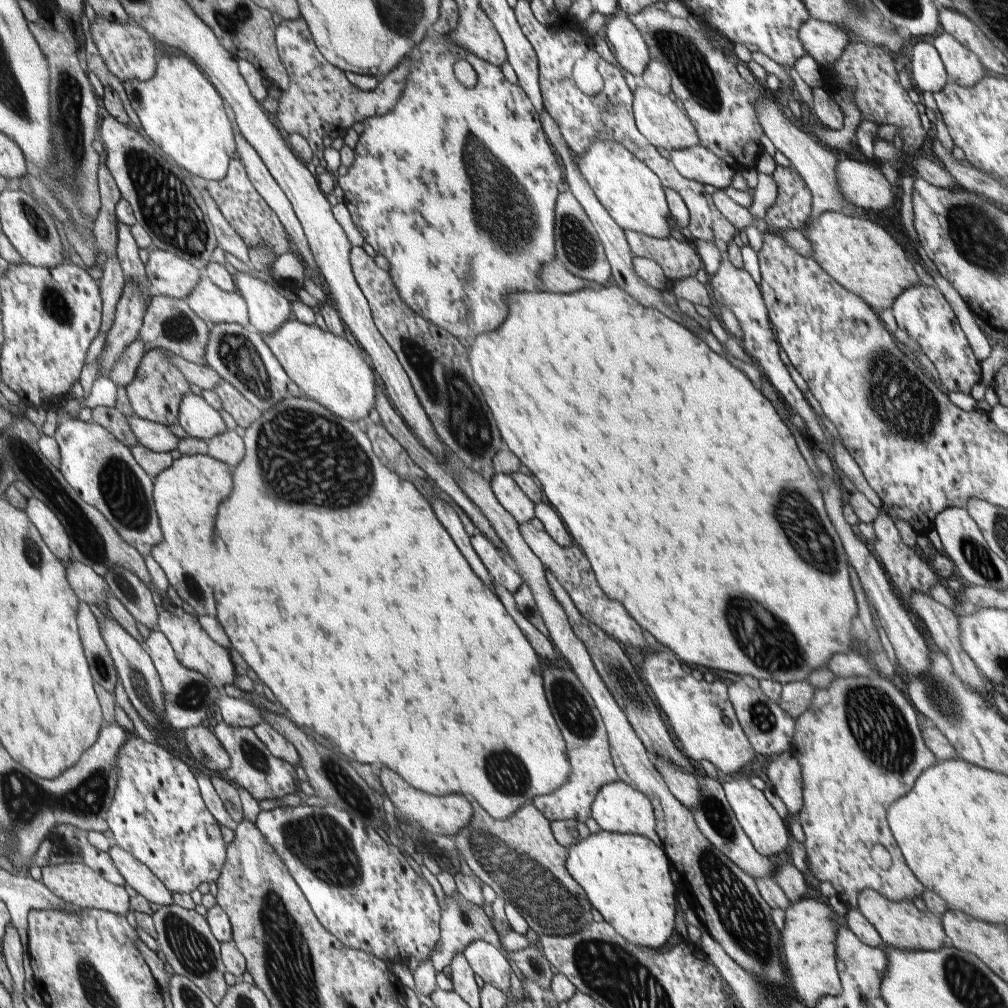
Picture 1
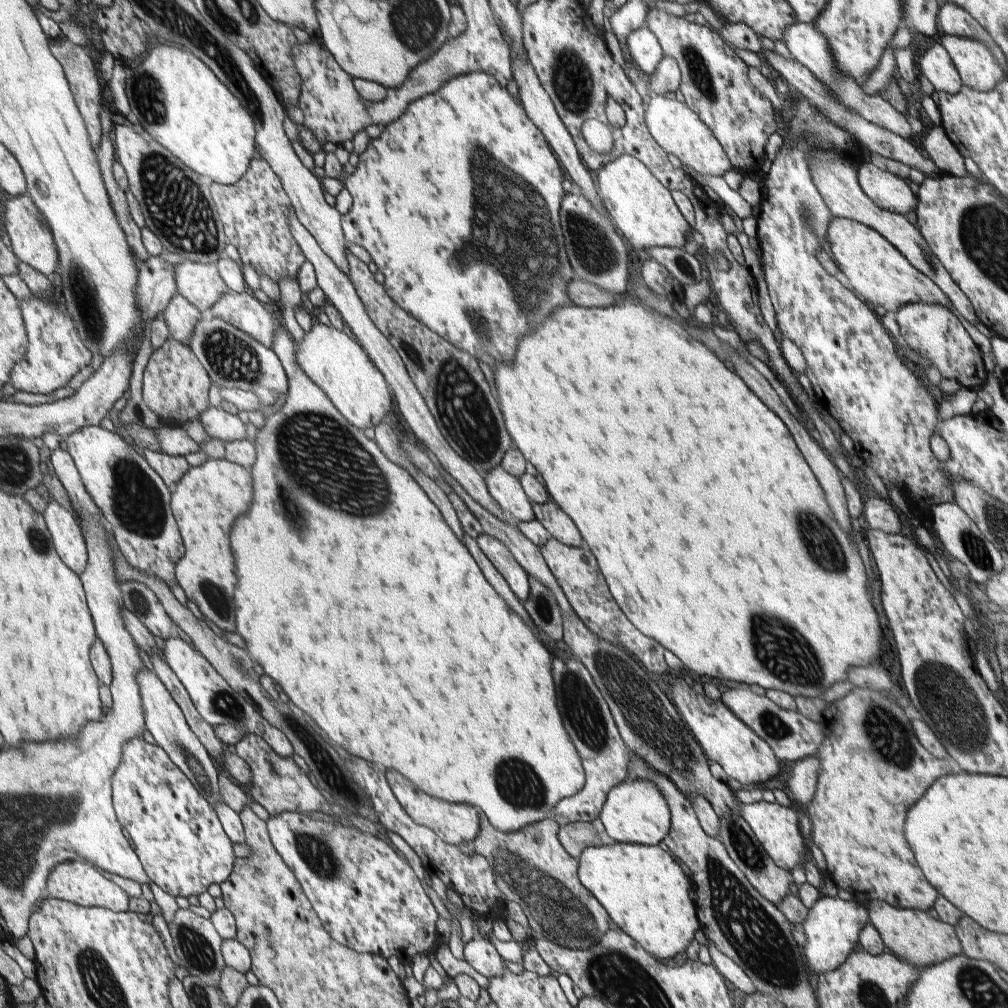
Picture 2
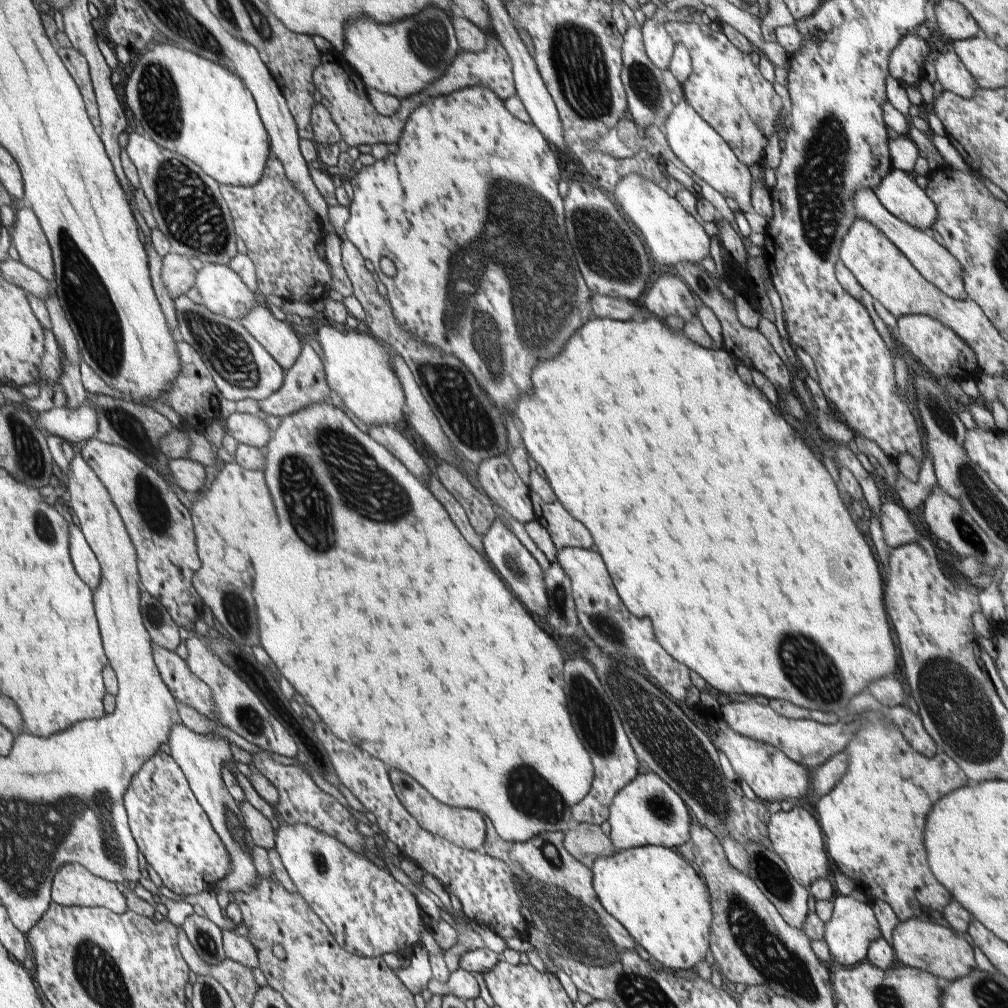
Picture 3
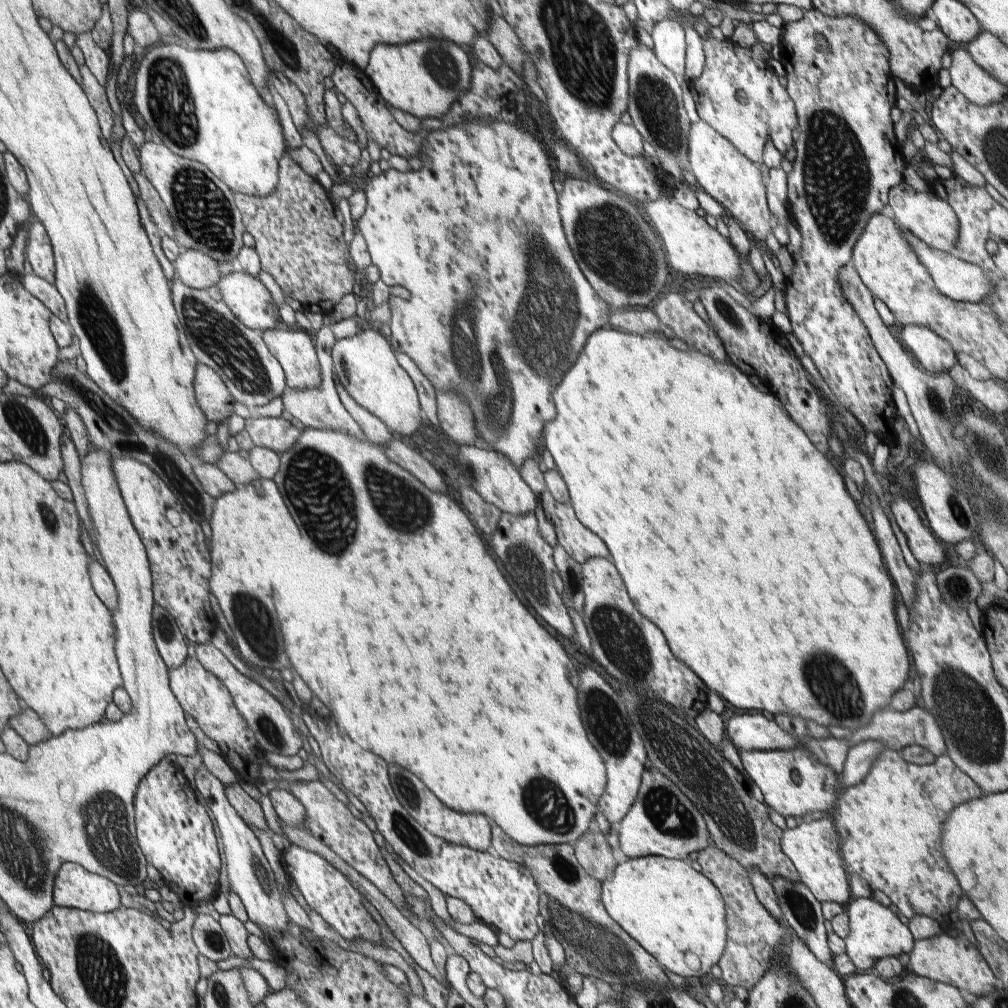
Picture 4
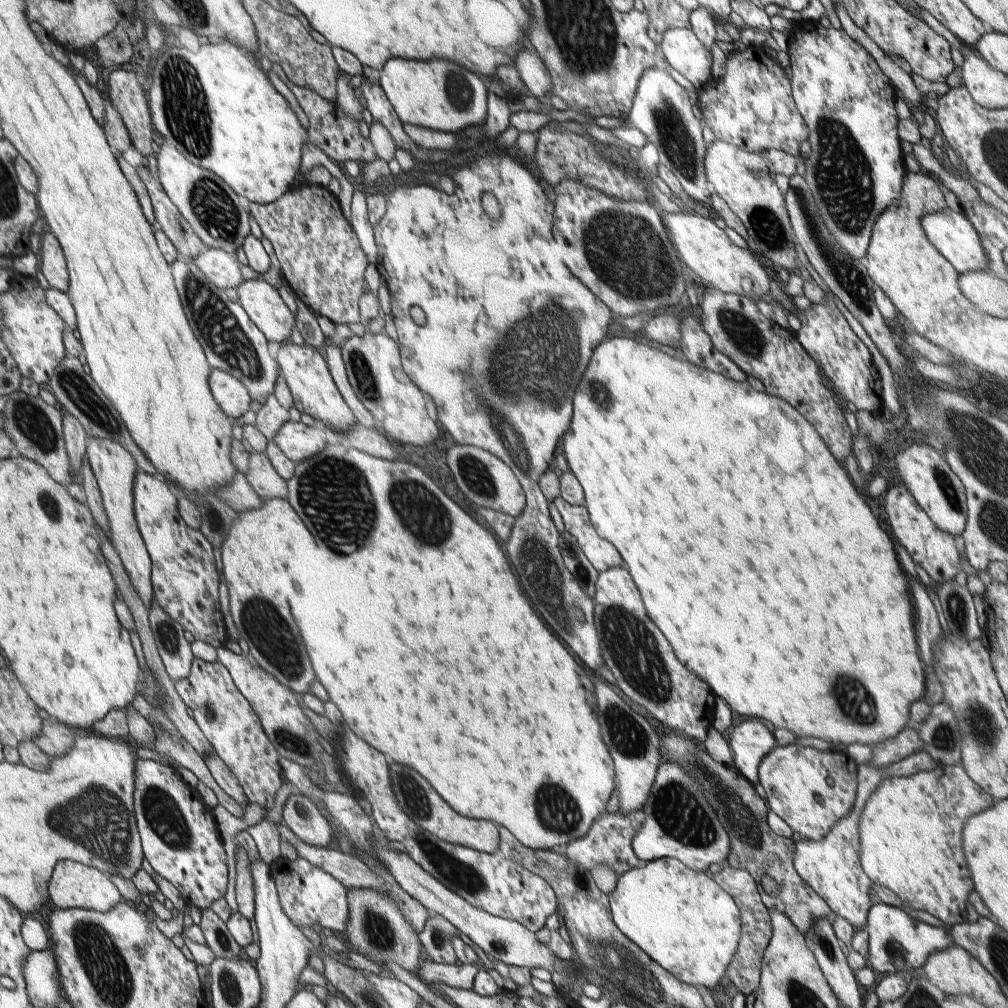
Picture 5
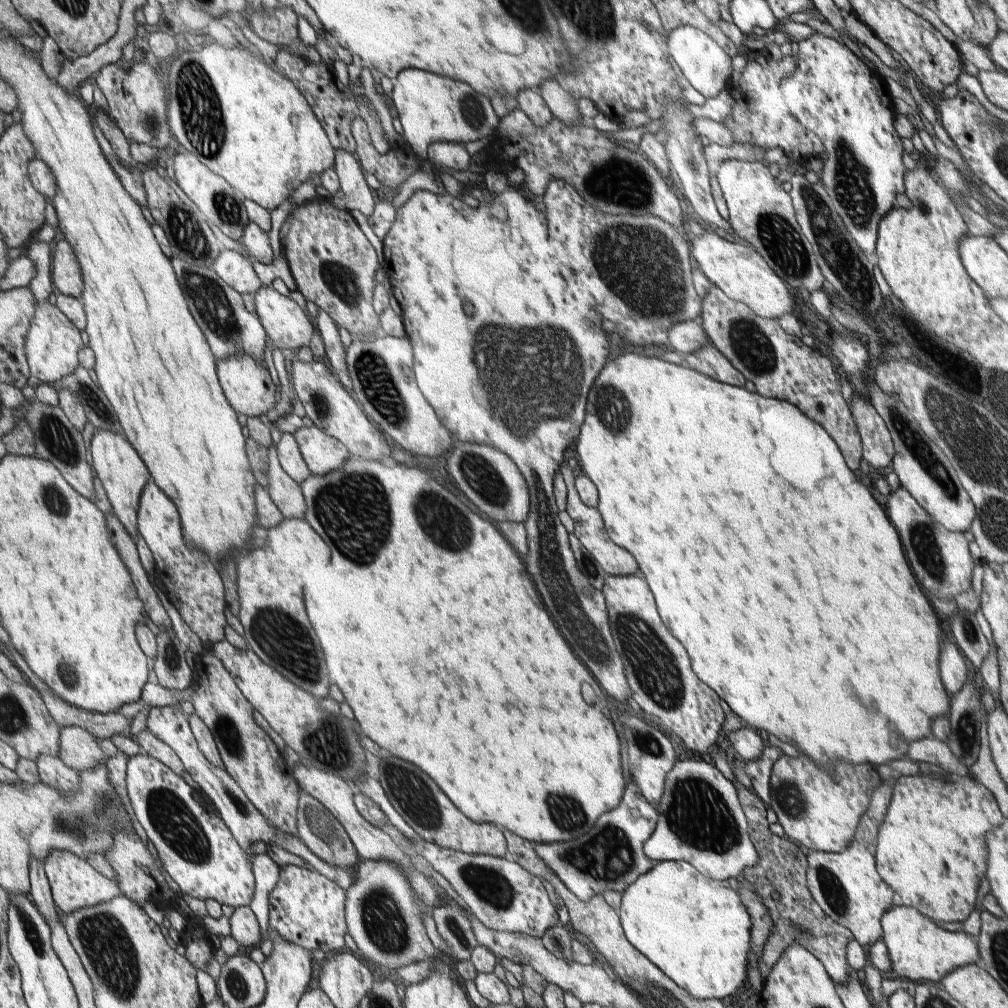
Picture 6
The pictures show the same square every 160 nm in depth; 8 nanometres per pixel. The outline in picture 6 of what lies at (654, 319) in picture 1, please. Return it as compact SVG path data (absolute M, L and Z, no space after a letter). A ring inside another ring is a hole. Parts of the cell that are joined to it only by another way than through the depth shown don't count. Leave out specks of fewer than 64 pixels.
M659 353L642 355L608 358L590 390L592 396L587 396L588 424L581 426L572 454L578 460L580 472L590 478L596 488L600 486L597 508L609 537L637 560L640 574L649 582L655 596L661 619L688 651L696 676L725 700L748 727L759 733L765 730L789 742L821 767L837 761L851 765L887 764L904 758L914 741L934 737L933 720L948 716L951 705L939 667L944 640L938 622L940 616L932 610L916 582L896 528L866 486L848 468L836 441L825 428L788 401L764 398L745 387L721 383L685 364L664 361Z

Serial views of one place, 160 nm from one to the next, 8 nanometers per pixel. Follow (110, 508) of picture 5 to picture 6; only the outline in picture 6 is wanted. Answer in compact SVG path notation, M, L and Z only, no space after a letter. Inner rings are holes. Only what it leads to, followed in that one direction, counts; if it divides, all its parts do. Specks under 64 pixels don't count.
M95 429L91 439L91 457L96 476L102 481L104 490L112 503L115 516L124 528L136 538L138 527L139 500L148 482L151 482L150 469L136 452L124 434L109 430Z

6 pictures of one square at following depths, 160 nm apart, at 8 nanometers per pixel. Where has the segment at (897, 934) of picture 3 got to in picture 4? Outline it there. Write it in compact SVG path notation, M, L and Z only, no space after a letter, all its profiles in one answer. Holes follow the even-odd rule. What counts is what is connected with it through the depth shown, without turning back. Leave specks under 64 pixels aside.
M943 932L934 938L915 940L909 955L908 968L911 972L935 982L954 985L957 989L968 992L972 996L983 997L999 985L998 978L994 976L992 969L980 954L977 946L972 944L964 934L954 937Z

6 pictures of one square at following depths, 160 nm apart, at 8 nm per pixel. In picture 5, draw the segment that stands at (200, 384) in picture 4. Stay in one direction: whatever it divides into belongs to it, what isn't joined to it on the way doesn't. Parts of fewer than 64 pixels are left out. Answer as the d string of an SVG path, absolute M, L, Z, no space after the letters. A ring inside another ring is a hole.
M220 369L212 370L210 383L211 392L220 408L223 408L228 416L240 421L241 416L250 410L250 402L253 401L246 386L230 372Z

